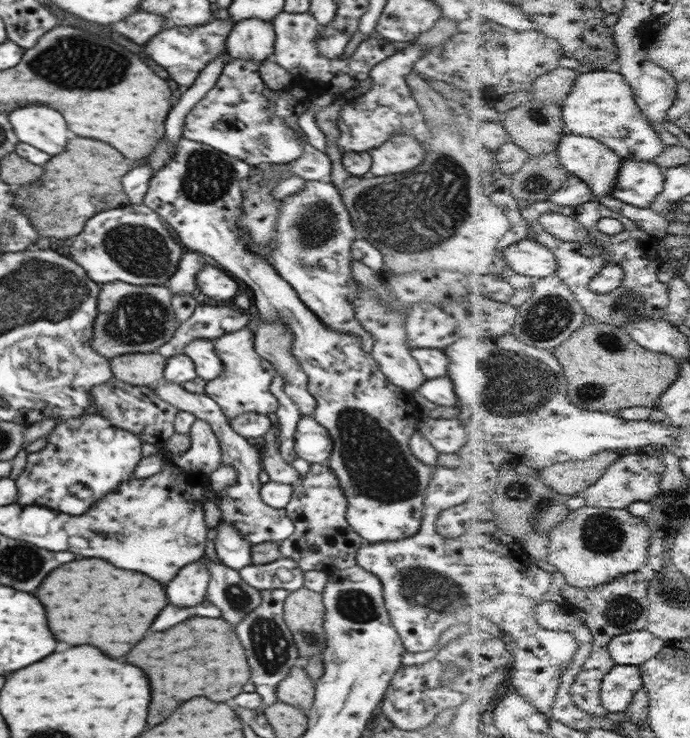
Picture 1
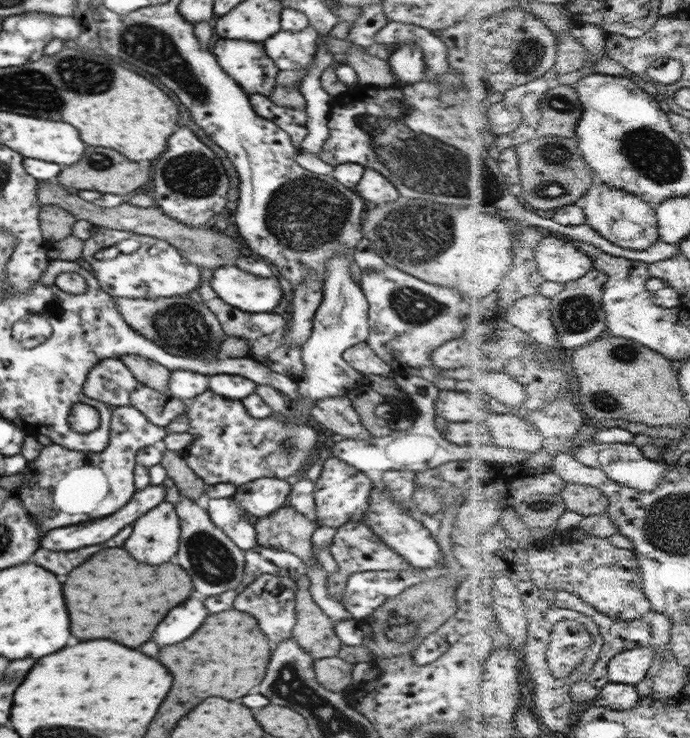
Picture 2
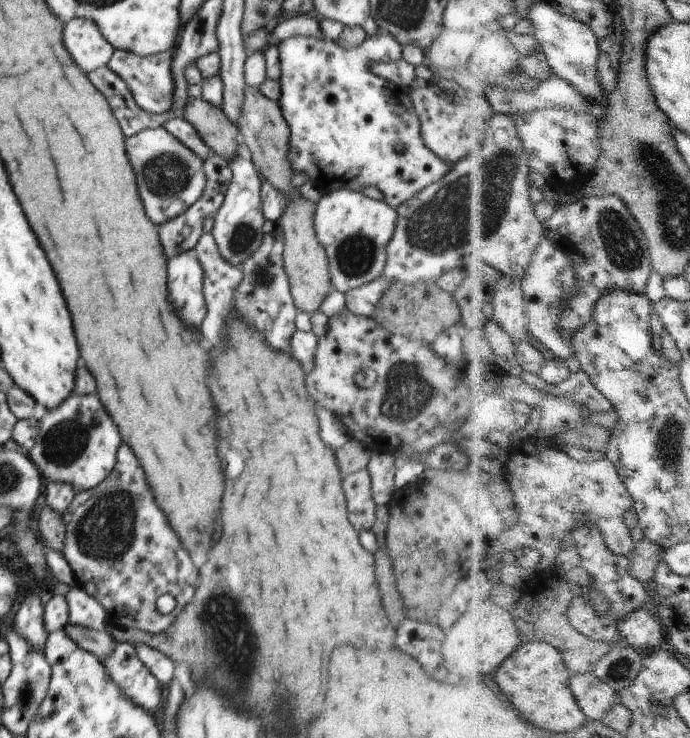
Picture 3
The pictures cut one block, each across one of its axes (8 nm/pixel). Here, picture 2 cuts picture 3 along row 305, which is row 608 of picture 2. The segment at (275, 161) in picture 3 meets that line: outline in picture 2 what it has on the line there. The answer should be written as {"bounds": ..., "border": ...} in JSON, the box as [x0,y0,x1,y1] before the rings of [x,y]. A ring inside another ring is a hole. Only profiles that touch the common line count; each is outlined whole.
{"bounds":[292,574,343,660],"border":[[[307,574],[296,578],[295,604],[298,620],[292,636],[300,648],[314,660],[336,657],[343,642],[335,633],[334,625],[328,615],[320,609],[310,592],[310,580]]]}

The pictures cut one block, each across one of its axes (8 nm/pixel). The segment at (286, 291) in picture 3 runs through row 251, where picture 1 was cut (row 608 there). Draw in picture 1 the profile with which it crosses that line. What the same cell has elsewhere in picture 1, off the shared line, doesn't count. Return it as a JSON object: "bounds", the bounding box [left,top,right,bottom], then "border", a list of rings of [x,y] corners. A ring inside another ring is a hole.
{"bounds":[235,588,300,710],"border":[[[280,588],[261,590],[260,606],[256,610],[248,612],[244,620],[235,626],[238,638],[242,640],[250,670],[252,670],[250,682],[256,686],[256,692],[262,696],[260,710],[264,710],[277,701],[276,686],[288,676],[290,669],[297,664],[298,658],[300,658],[294,637],[283,617],[283,604],[290,593],[291,591]]]}

